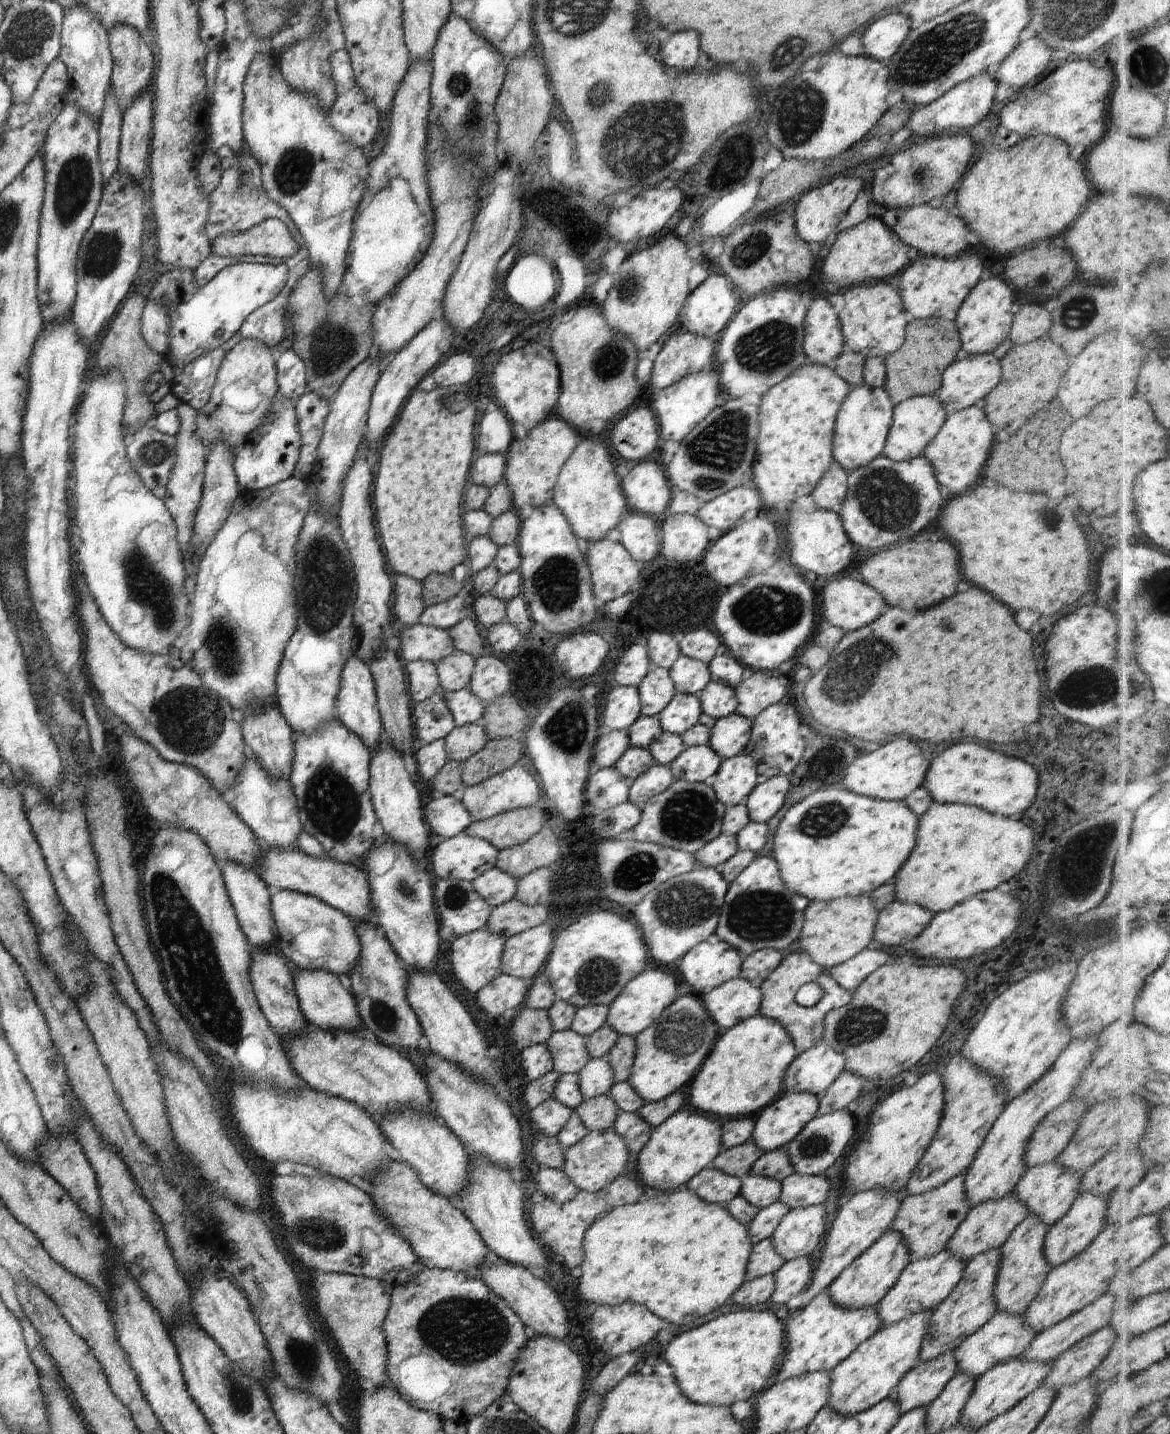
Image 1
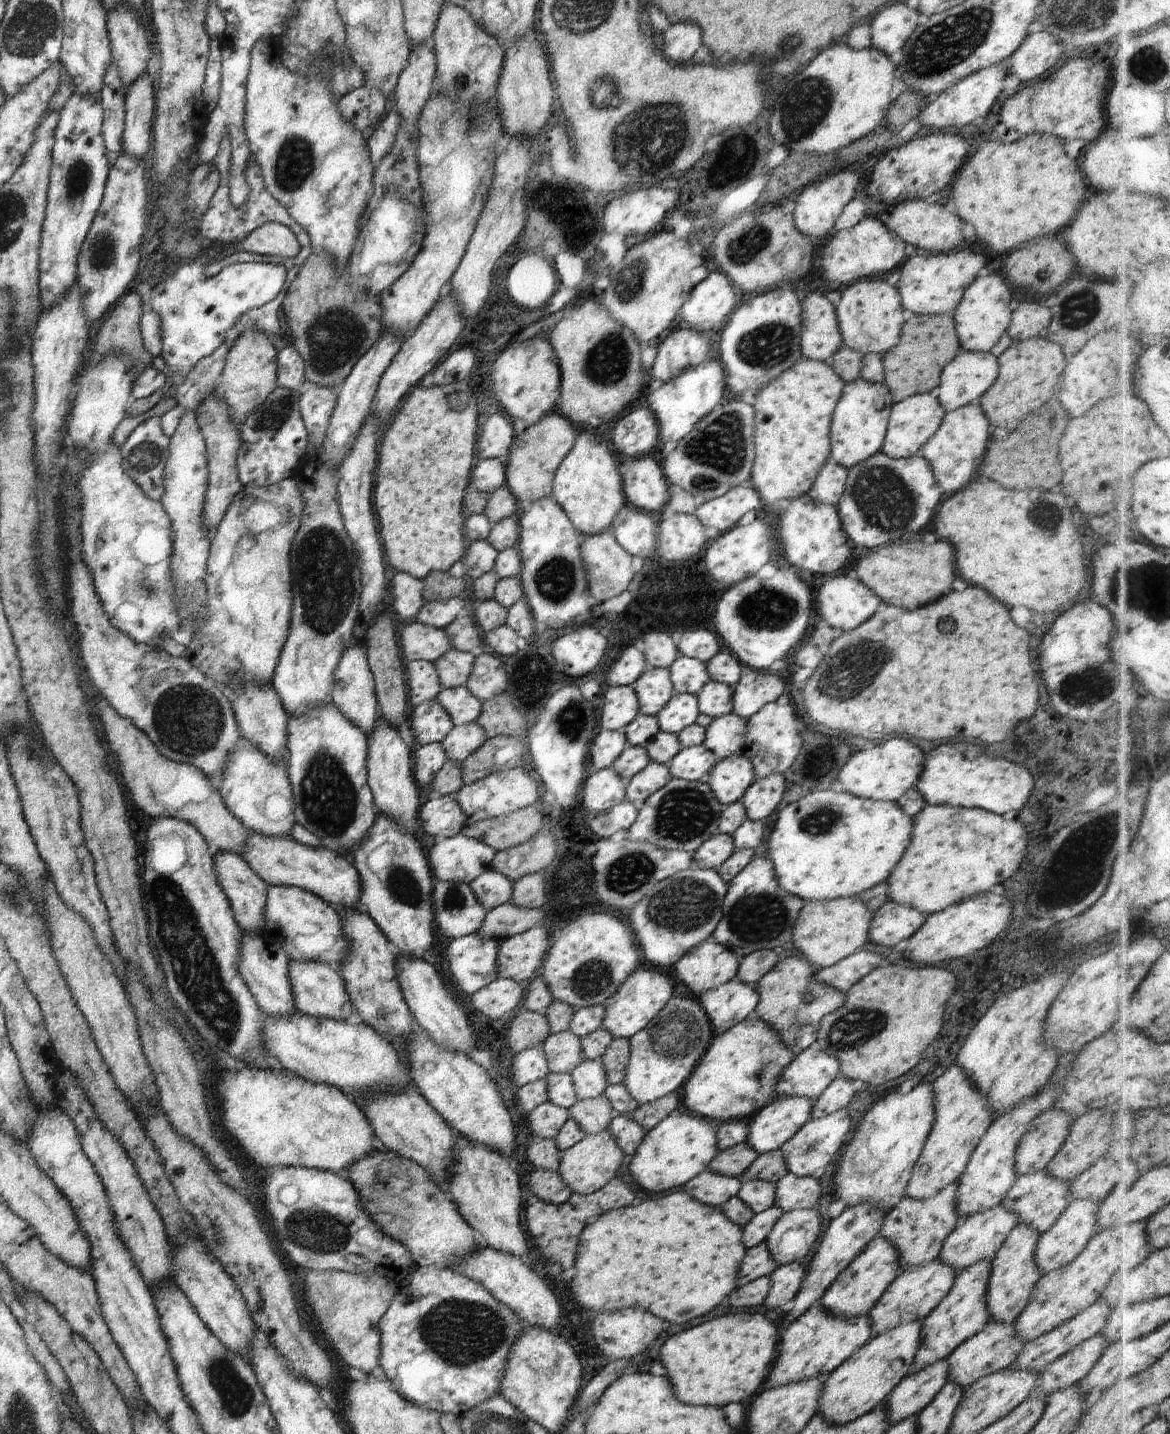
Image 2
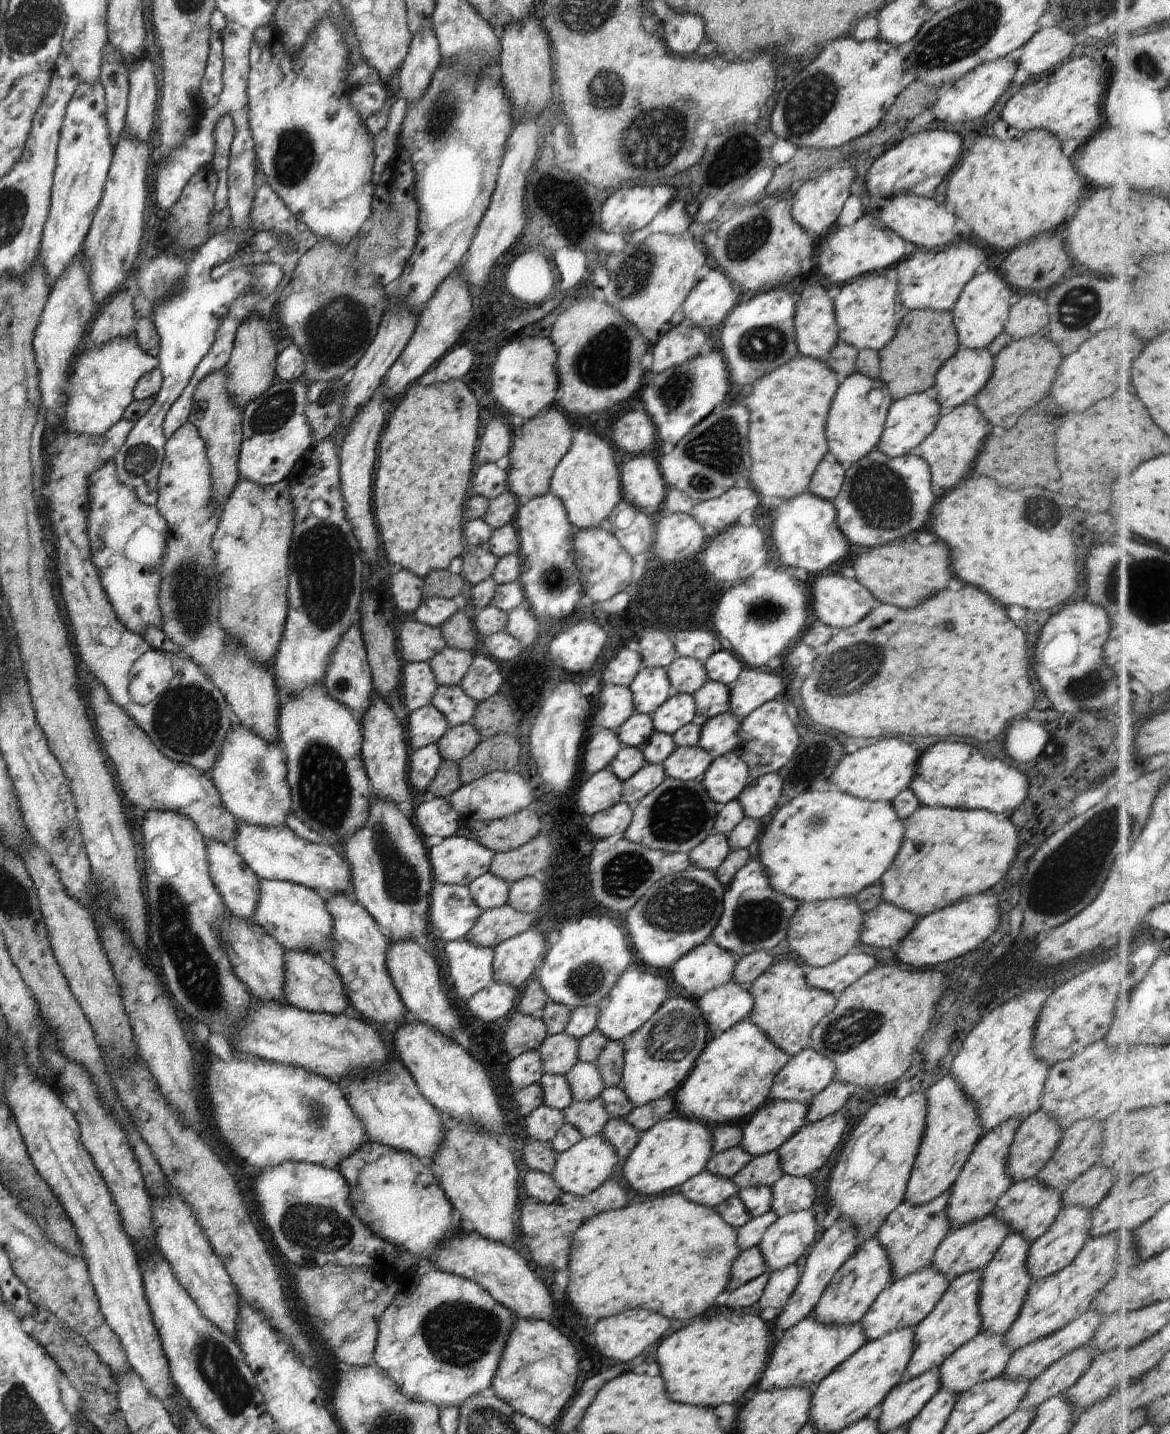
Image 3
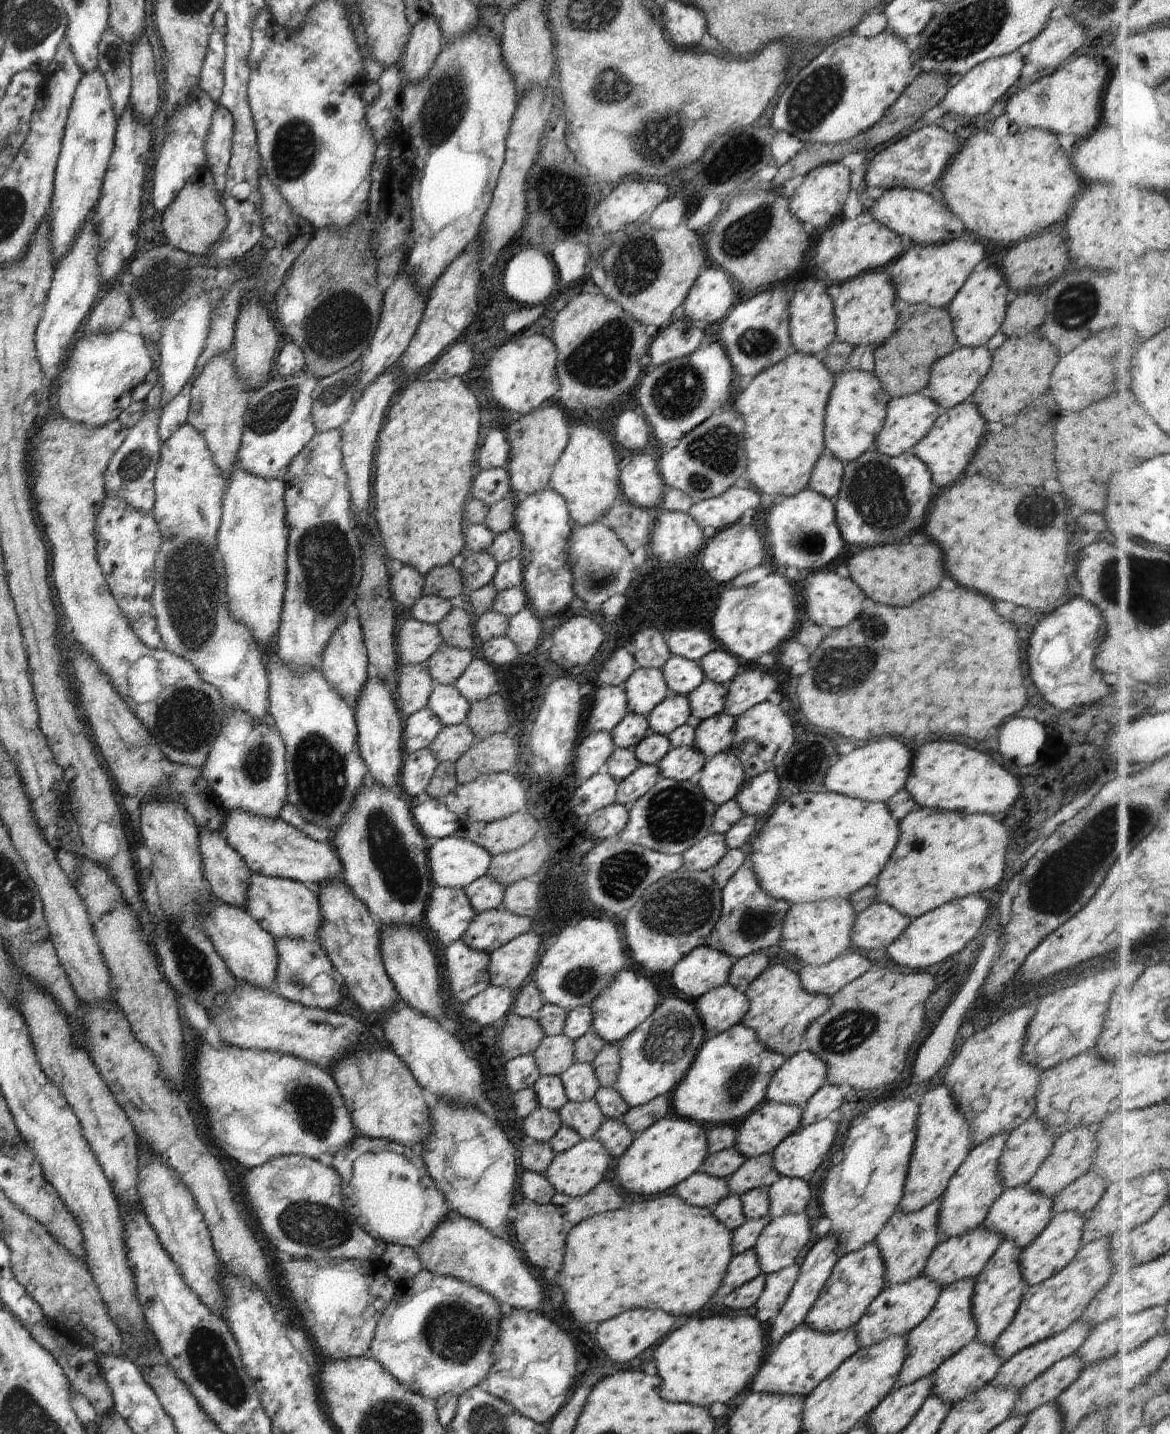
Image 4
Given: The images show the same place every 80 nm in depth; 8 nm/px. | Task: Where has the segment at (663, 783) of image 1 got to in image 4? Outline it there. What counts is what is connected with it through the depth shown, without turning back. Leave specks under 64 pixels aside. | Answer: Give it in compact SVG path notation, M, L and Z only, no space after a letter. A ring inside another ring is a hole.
M640 765L630 776L618 782L615 802L629 807L643 797L662 778L658 767Z

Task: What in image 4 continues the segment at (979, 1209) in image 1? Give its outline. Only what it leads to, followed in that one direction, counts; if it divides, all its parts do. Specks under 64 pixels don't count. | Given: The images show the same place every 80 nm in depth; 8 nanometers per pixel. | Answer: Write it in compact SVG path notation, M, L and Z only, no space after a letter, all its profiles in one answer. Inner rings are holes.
M980 1225L962 1236L939 1242L928 1257L922 1274L938 1282L942 1288L959 1280L972 1279L985 1270L988 1260L1001 1242L1002 1237L997 1232Z

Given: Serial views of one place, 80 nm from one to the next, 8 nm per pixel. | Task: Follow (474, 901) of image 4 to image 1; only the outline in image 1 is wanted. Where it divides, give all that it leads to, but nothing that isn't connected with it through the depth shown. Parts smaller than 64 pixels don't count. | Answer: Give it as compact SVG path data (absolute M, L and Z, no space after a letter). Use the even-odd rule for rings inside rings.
M498 867L488 869L471 883L474 890L489 904L490 908L515 898L517 879Z

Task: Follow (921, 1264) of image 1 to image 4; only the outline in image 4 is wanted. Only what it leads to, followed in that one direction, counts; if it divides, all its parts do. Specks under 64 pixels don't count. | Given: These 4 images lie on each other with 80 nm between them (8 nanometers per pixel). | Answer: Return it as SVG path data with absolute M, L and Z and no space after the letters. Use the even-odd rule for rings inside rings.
M921 1274L907 1283L885 1286L883 1291L868 1306L864 1316L852 1327L860 1349L871 1347L892 1335L906 1336L919 1325L934 1308L942 1287L935 1280Z

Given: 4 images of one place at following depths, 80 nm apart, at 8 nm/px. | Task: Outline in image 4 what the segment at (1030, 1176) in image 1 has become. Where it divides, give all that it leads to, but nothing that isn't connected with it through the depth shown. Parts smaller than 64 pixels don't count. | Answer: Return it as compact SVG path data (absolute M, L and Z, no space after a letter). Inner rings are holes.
M1028 1185L1004 1189L989 1208L982 1226L997 1232L1002 1240L1010 1239L1020 1248L1028 1246L1053 1220L1053 1198L1033 1191Z

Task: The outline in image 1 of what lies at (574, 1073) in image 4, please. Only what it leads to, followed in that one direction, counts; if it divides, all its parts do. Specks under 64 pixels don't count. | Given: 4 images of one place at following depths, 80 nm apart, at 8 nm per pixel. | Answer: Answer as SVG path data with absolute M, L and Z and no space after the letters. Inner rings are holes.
M605 1057L591 1058L580 1069L579 1089L585 1099L608 1095L613 1082L613 1070Z

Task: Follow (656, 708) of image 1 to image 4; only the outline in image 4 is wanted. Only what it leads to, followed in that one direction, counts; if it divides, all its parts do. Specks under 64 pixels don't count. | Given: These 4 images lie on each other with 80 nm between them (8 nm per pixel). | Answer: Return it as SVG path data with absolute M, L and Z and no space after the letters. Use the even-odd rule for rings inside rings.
M636 669L620 687L622 687L626 693L630 712L645 716L670 693L664 680L662 669Z

